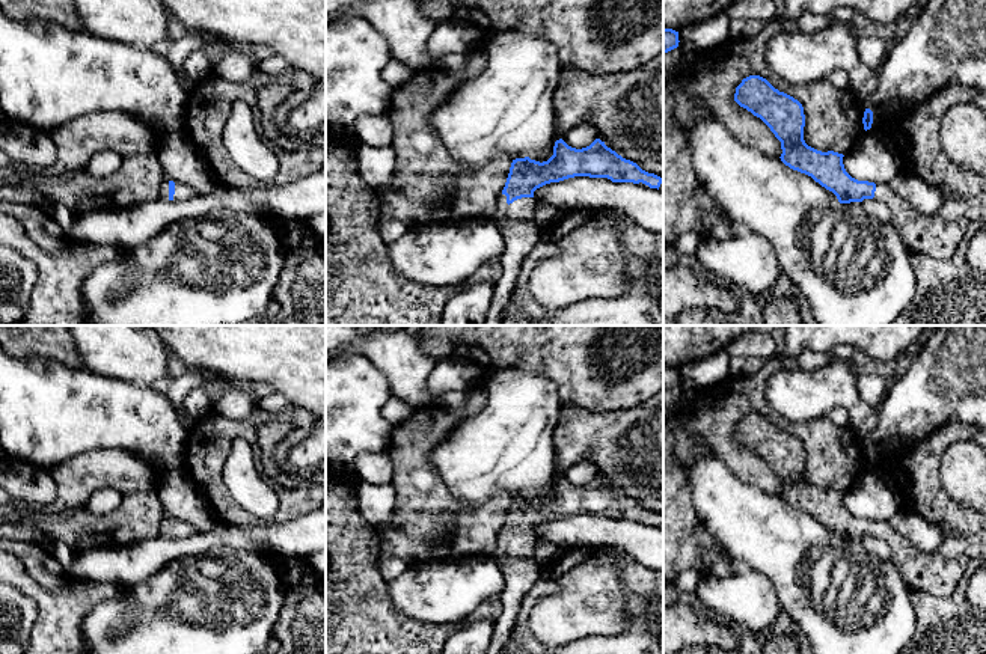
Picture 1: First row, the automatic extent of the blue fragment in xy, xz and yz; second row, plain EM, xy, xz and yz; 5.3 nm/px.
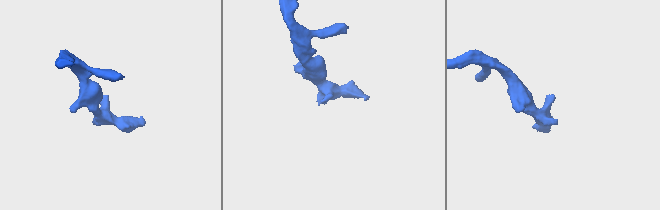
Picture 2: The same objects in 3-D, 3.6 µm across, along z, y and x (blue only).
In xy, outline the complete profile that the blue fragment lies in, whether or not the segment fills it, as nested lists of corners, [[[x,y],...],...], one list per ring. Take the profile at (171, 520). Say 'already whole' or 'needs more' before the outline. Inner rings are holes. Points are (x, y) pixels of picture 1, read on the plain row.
needs more; [[[164,518],[160,527],[160,536],[164,538],[188,538],[196,529],[181,520]]]

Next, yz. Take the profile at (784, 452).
needs more; [[[749,413],[736,425],[734,439],[760,455],[781,479],[781,499],[811,514],[832,529],[840,541],[876,536],[893,552],[893,561],[911,589],[935,597],[950,597],[960,582],[969,558],[948,559],[936,552],[921,552],[890,523],[858,518],[843,502],[843,491],[822,490],[804,478],[805,452],[802,442],[775,426],[766,416]]]

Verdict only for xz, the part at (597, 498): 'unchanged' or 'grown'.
grown

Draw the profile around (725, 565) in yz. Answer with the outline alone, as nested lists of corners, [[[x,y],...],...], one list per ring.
[[[724,553],[712,564],[709,574],[716,577],[728,577],[734,574],[737,568],[737,562],[728,553]]]

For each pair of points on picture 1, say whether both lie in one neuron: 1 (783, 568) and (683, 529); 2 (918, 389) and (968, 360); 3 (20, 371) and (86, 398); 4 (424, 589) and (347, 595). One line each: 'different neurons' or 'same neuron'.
1: different neurons
2: same neuron
3: same neuron
4: different neurons

